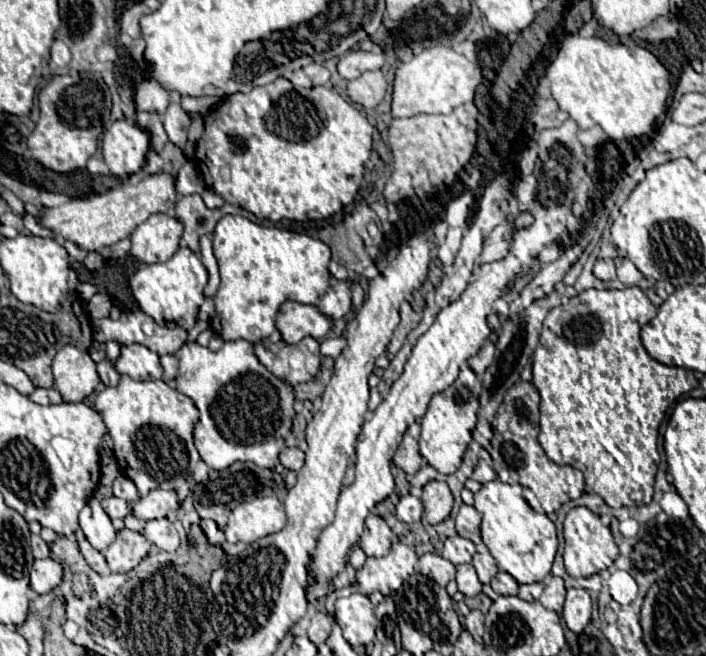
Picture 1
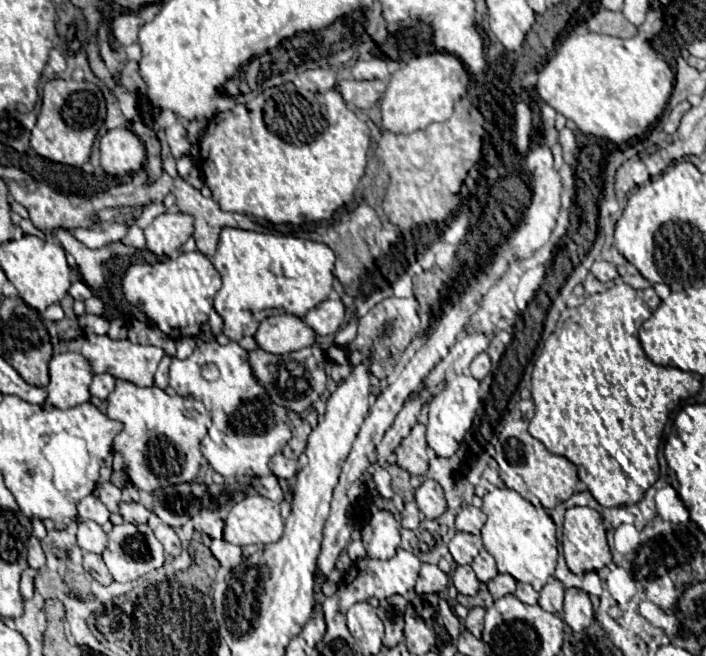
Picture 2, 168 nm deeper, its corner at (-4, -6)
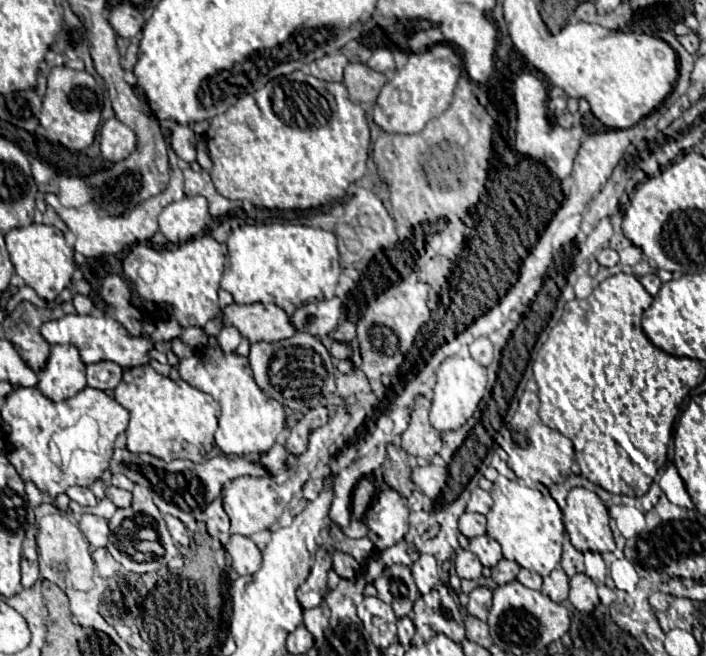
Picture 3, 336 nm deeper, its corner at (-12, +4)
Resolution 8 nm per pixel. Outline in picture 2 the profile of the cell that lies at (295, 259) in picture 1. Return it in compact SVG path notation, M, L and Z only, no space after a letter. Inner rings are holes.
M222 228L214 268L222 276L222 288L214 298L214 310L224 320L224 334L238 342L242 336L254 336L258 322L274 310L304 318L308 310L328 298L332 292L334 252L320 242L294 236L272 236L240 228Z

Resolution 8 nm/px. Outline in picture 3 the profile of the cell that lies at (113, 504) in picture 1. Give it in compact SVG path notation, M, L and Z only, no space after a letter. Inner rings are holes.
M70 486L68 490L66 490L66 494L68 494L68 498L72 500L72 502L76 502L76 504L80 504L80 506L96 506L98 504L98 500L94 498L94 494L90 492L90 488L84 488L84 486Z

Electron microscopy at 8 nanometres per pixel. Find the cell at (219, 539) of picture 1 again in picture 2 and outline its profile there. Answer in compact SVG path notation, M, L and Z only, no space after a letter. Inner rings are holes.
M222 538L220 540L212 540L210 550L212 550L212 554L218 558L218 562L222 566L234 568L234 566L238 566L242 562L242 550L238 546L230 544L230 542L224 542Z

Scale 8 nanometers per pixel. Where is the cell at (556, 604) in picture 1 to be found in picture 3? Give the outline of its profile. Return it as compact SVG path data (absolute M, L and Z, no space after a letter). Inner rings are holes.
M560 566L544 578L540 592L554 602L564 602L568 598L568 576L564 574L564 570Z

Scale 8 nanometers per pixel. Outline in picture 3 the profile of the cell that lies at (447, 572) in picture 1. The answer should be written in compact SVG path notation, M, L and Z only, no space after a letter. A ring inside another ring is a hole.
M422 554L414 564L412 564L412 578L420 590L430 590L440 582L440 568L436 560L428 554Z

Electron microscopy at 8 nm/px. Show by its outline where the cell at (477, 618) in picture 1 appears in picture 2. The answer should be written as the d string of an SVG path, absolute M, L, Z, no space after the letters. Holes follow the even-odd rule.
M478 606L478 608L472 608L472 610L470 610L470 614L468 614L468 618L466 618L466 628L468 628L476 638L480 638L480 636L482 636L484 614L486 614L486 610Z

